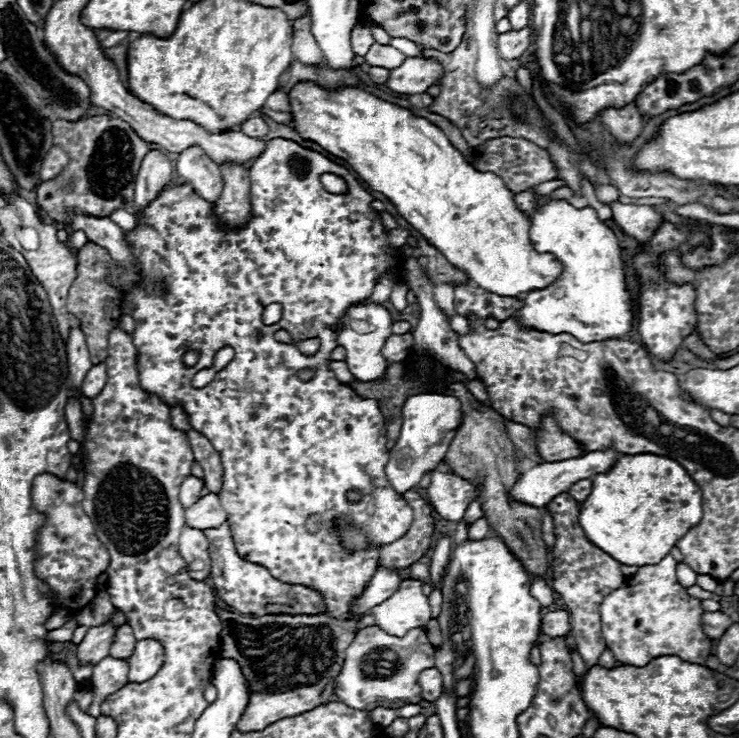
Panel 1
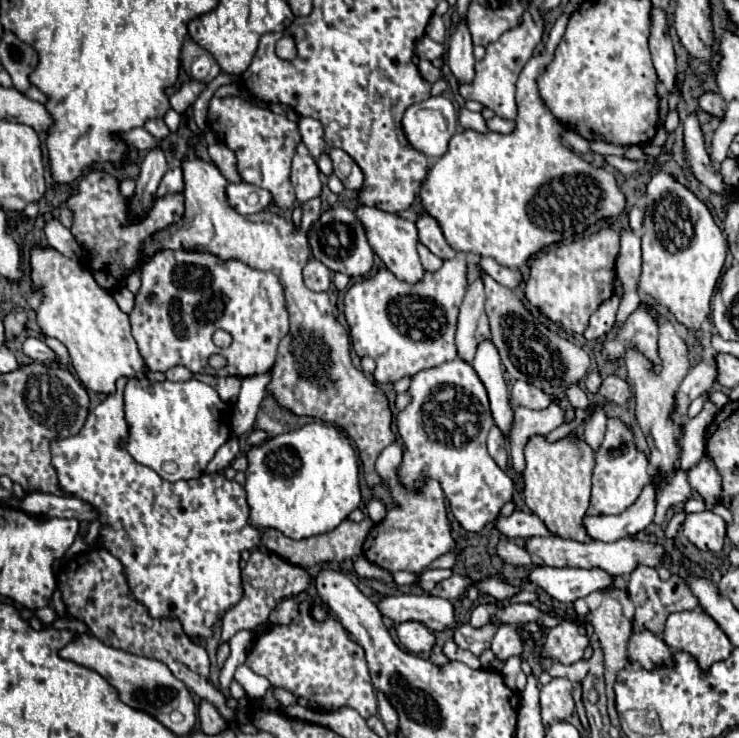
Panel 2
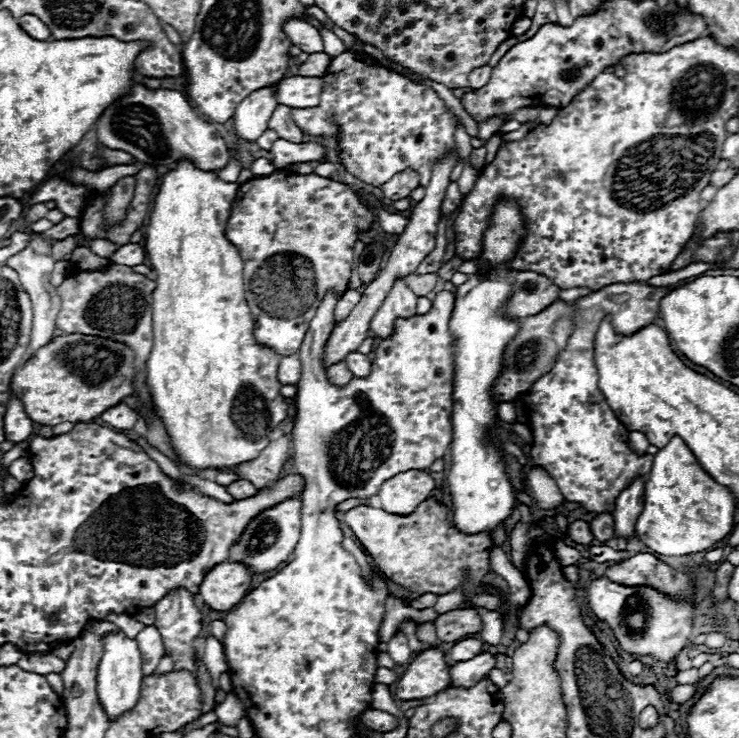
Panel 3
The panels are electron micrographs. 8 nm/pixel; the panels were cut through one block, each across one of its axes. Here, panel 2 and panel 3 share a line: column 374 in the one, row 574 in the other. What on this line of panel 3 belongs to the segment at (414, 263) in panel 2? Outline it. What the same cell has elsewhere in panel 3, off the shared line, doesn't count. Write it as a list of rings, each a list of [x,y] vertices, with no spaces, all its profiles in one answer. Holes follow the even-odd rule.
[[[222,562],[204,578],[200,596],[210,608],[228,612],[250,592],[252,578],[250,568],[242,562]]]

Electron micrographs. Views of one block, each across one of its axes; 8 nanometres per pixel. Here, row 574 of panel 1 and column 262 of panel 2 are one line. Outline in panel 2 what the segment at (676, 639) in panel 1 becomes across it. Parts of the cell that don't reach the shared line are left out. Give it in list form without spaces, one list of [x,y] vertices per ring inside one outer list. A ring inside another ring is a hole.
[[[310,592],[282,600],[270,612],[270,628],[252,640],[246,666],[270,680],[272,686],[292,692],[306,700],[306,708],[316,712],[332,712],[338,708],[354,708],[362,718],[370,718],[378,710],[376,690],[370,682],[364,650],[354,642],[340,620],[326,608],[326,620],[318,622],[310,616],[316,598]]]

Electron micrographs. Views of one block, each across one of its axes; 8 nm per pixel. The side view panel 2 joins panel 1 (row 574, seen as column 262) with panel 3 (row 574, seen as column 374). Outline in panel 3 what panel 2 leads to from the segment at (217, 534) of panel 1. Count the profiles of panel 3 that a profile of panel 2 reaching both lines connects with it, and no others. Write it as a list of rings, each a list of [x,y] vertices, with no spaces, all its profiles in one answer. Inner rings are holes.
[[[430,496],[408,516],[358,506],[344,514],[344,524],[354,530],[354,536],[372,556],[374,566],[396,584],[410,590],[408,598],[418,598],[426,592],[452,592],[460,584],[462,568],[470,570],[470,582],[474,586],[466,586],[466,590],[474,592],[484,580],[484,574],[490,570],[490,548],[494,546],[490,534],[464,534],[452,524],[452,516],[454,512],[450,506]]]

